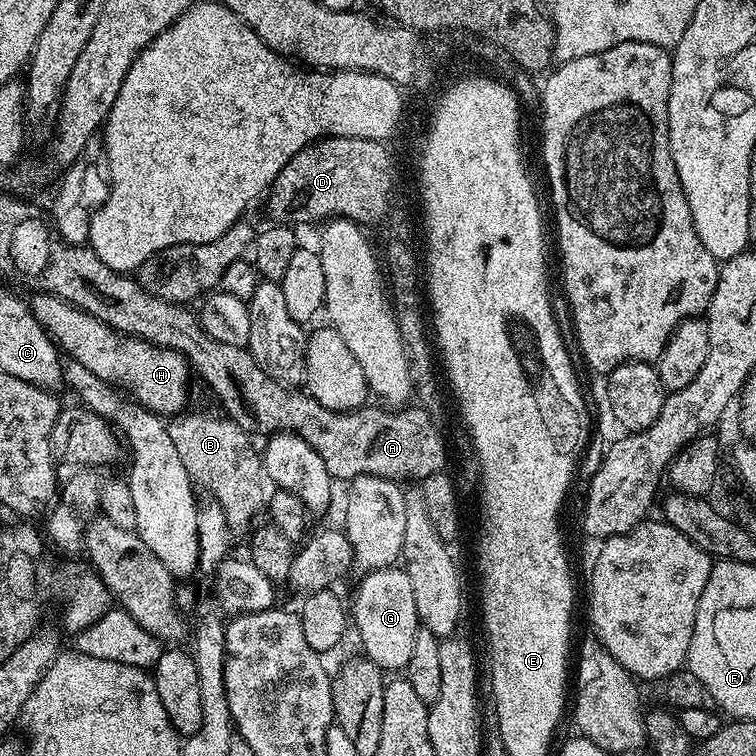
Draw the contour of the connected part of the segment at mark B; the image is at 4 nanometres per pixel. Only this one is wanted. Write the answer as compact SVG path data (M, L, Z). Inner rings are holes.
M181 411L167 421L171 441L182 456L189 478L200 488L212 491L211 499L226 514L228 531L247 533L257 523L256 515L267 509L270 498L278 491L270 474L266 474L261 449L252 445L249 429L238 426L227 415L188 411Z

